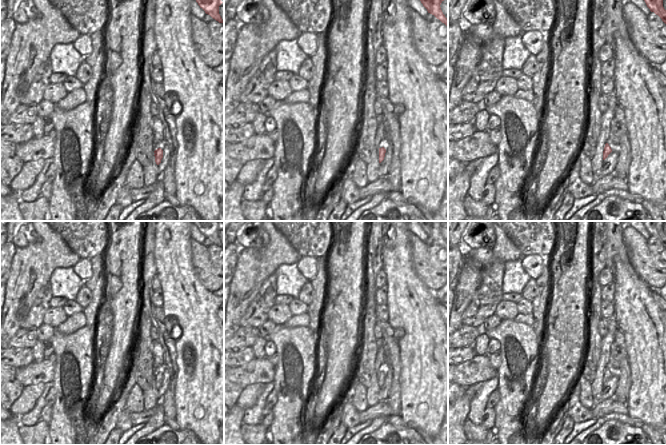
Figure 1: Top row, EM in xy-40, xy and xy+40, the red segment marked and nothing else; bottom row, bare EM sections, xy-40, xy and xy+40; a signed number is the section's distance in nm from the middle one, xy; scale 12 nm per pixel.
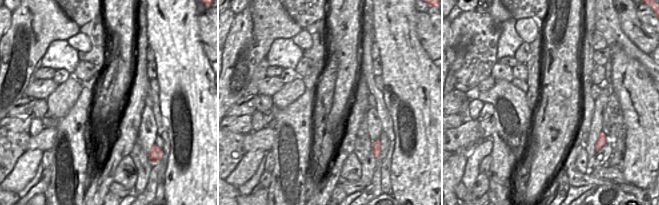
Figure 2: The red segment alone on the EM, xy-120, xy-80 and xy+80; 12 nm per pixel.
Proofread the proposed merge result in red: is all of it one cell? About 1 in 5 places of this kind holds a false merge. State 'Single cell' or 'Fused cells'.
Single cell

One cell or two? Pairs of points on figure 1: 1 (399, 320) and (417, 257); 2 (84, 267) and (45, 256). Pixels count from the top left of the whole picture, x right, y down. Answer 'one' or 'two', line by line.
1: two
2: two

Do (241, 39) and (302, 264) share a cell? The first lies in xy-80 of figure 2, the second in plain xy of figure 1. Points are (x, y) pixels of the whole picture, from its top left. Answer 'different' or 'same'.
different

